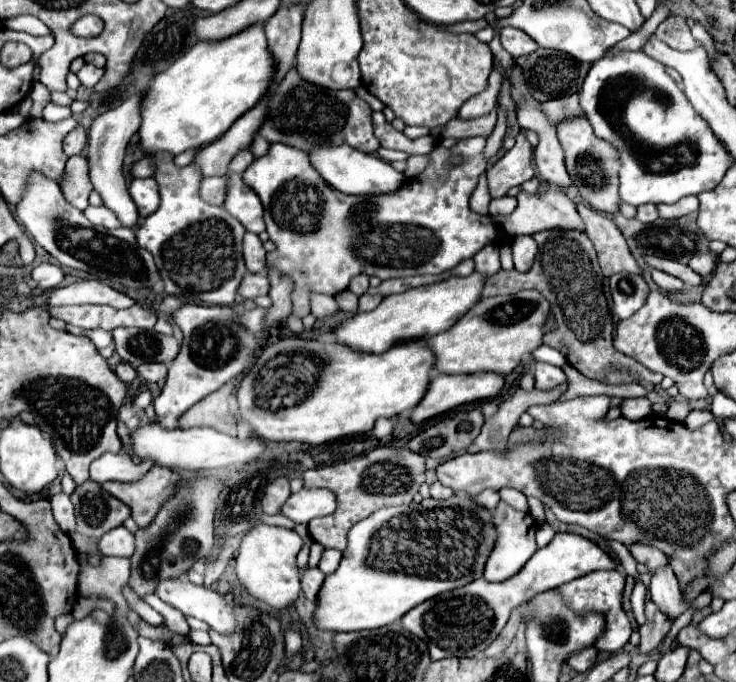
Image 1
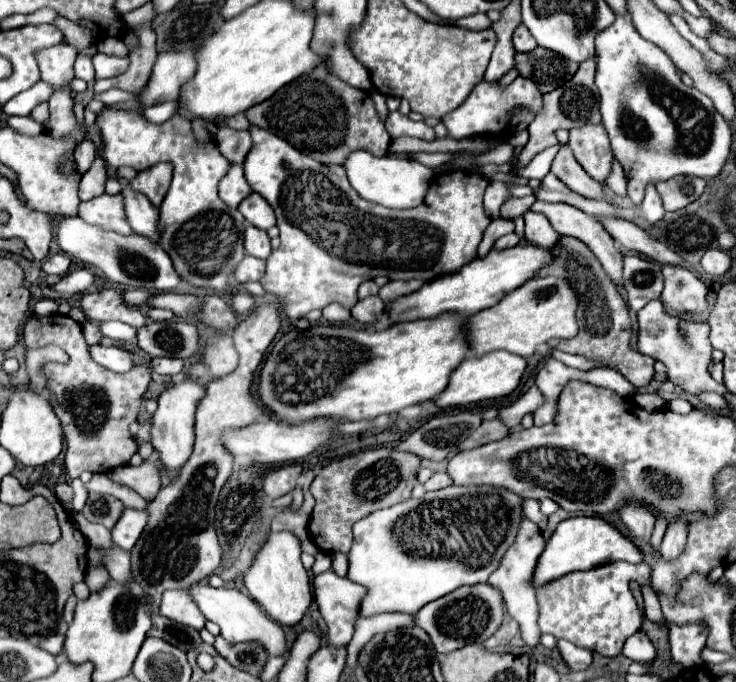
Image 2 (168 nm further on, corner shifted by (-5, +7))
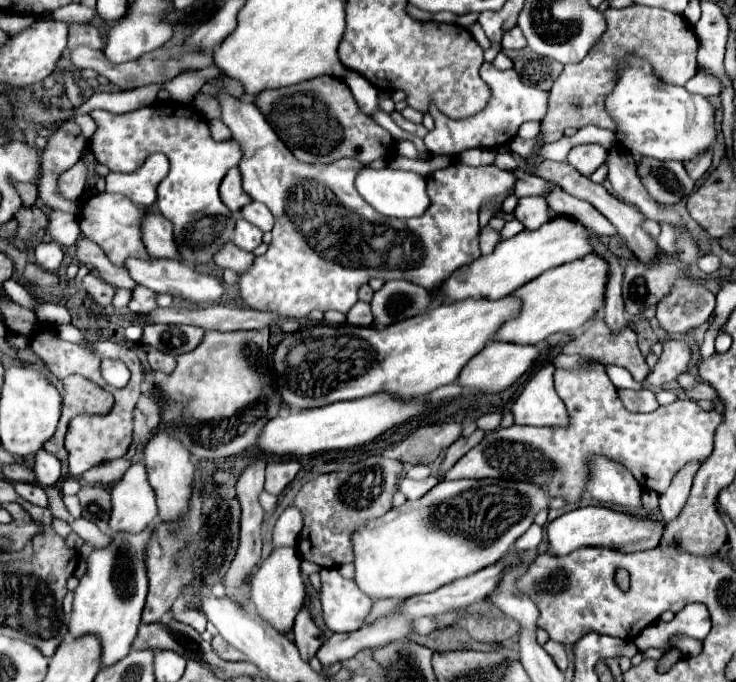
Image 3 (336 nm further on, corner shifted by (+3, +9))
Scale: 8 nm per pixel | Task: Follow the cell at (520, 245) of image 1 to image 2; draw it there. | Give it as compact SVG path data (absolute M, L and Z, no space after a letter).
M524 212L526 220L526 240L538 248L552 248L558 240L558 232L550 226L544 214L536 212Z

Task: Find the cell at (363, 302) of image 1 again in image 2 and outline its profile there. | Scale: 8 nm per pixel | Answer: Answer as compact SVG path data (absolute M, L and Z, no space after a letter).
M368 296L364 300L358 300L358 304L352 308L352 316L360 324L376 322L382 312L384 312L384 302L378 296Z

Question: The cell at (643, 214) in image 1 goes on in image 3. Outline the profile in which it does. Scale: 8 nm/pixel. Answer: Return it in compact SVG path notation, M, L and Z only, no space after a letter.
M516 170L516 196L522 198L522 196L546 196L546 190L548 190L548 182L542 180L540 176L532 176L532 174L526 174L524 170Z

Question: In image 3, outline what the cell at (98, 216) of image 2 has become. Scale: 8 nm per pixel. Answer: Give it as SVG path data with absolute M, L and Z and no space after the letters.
M94 194L92 198L88 198L82 204L82 212L80 212L80 230L86 238L90 238L92 242L96 242L108 256L108 260L118 266L124 268L128 258L152 258L142 242L142 234L140 234L140 222L144 220L144 210L140 206L136 206L132 200L124 198L122 194Z

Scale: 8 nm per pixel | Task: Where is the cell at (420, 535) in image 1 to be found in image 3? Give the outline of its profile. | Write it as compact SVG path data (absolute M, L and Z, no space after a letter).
M442 480L424 498L416 502L404 502L400 508L392 508L382 518L368 520L360 530L354 532L354 566L356 584L370 598L392 598L402 602L416 594L434 592L440 586L474 574L484 566L496 564L508 554L514 542L534 524L534 516L540 510L548 510L552 496L542 486L516 480Z

